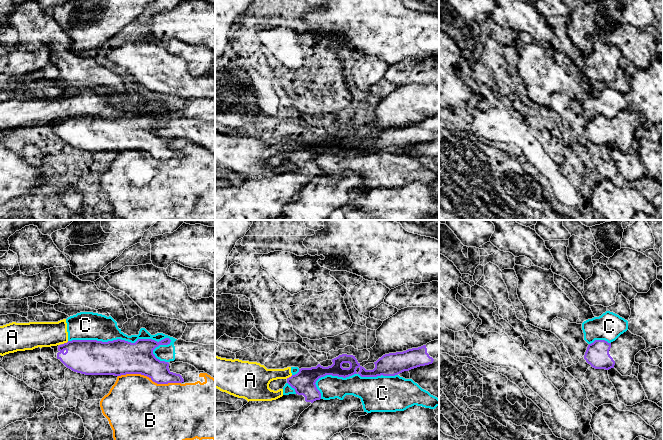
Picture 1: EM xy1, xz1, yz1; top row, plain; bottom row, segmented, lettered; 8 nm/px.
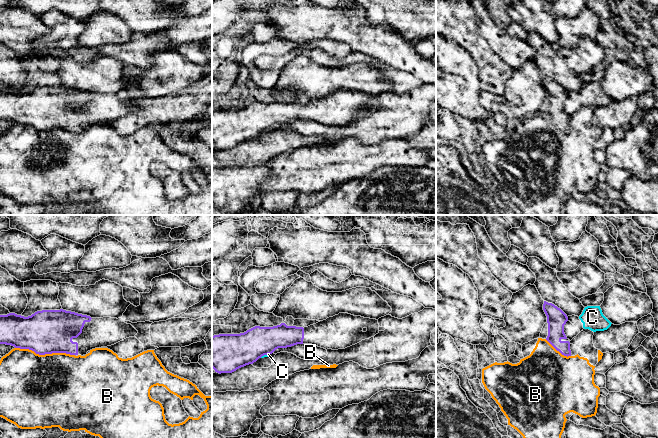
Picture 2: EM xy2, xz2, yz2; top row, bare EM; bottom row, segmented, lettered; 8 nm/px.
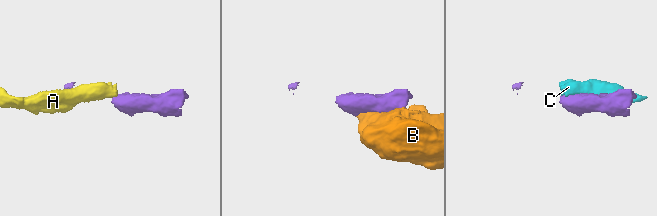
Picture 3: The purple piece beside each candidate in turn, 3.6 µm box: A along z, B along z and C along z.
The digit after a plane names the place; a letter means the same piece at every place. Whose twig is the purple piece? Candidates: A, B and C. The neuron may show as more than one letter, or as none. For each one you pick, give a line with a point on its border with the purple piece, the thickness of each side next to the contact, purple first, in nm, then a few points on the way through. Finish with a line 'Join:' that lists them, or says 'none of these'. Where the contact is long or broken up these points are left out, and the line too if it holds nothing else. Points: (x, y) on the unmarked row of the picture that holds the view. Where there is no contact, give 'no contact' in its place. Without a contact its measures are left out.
Join: none of these

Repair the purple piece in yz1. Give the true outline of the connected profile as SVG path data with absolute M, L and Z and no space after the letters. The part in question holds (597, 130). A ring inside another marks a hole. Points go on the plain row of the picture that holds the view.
M627 106L611 119L595 116L589 120L584 135L595 145L615 144L622 152L630 152L635 131L645 124L645 116Z

